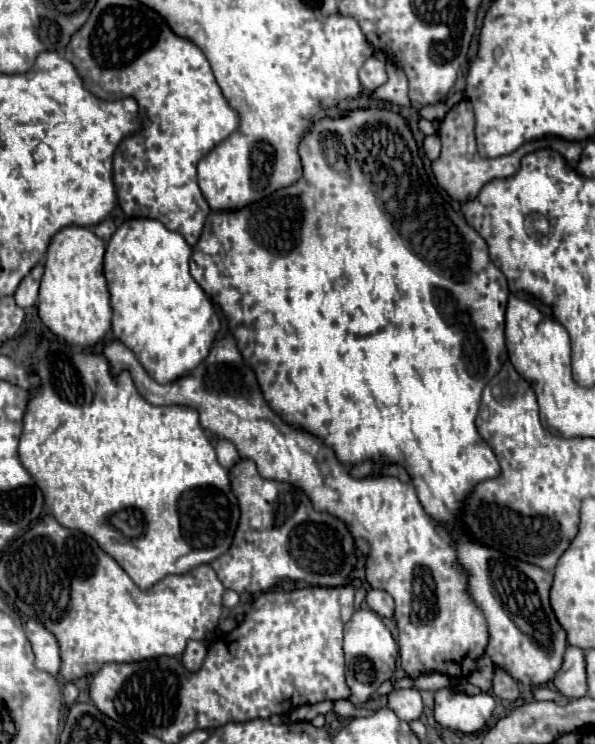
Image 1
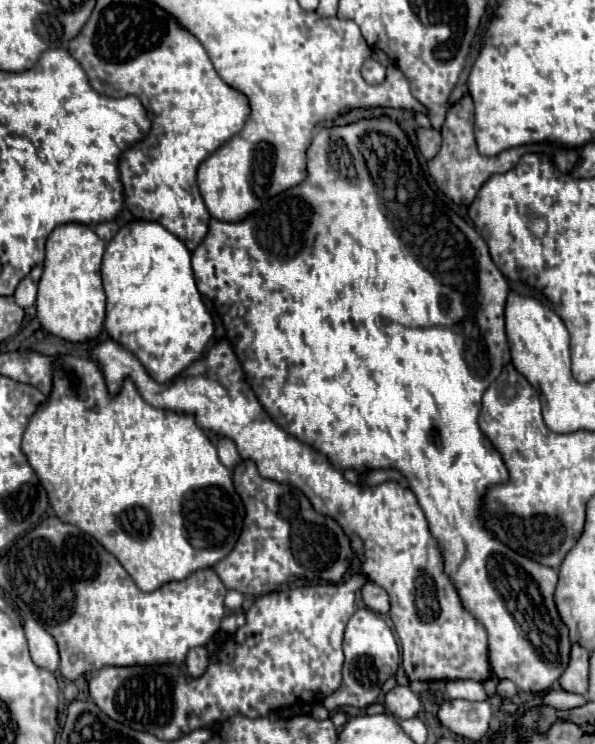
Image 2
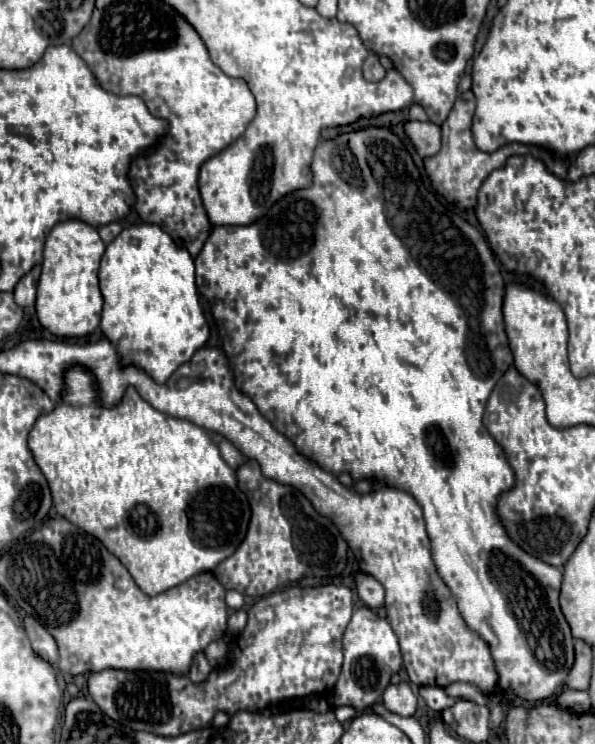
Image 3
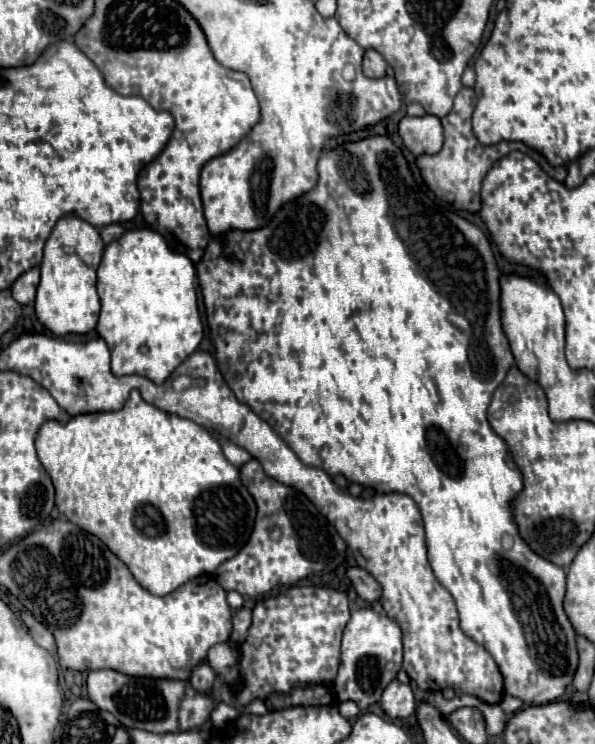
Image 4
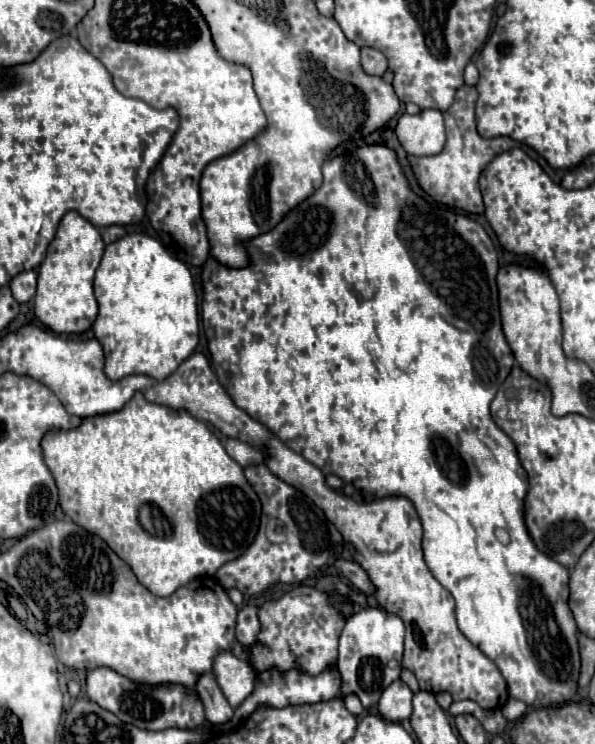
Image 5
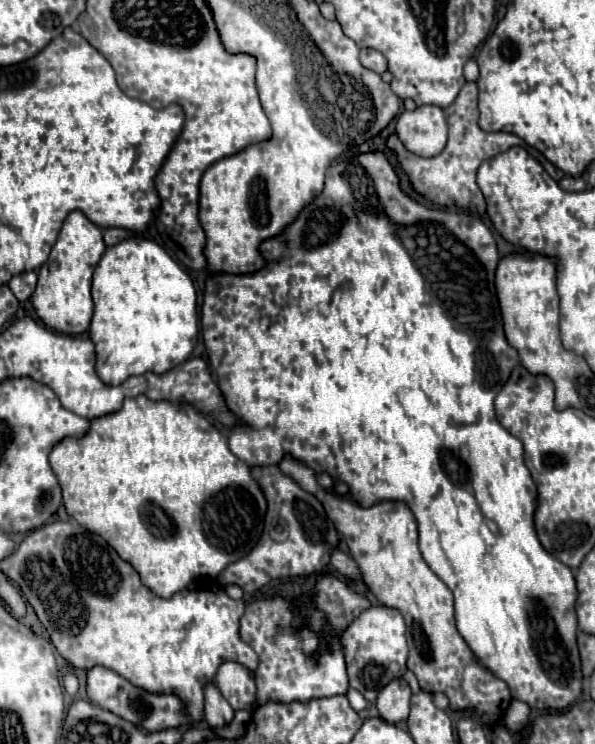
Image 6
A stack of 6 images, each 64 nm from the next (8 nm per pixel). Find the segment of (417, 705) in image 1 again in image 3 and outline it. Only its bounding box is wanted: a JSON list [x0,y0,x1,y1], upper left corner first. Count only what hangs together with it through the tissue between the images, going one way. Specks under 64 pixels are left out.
[384,684,418,716]

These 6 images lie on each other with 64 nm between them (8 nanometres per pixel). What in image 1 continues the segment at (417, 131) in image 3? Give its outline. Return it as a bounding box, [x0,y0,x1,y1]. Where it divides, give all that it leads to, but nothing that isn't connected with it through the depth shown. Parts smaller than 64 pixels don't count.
[424,136,440,160]

